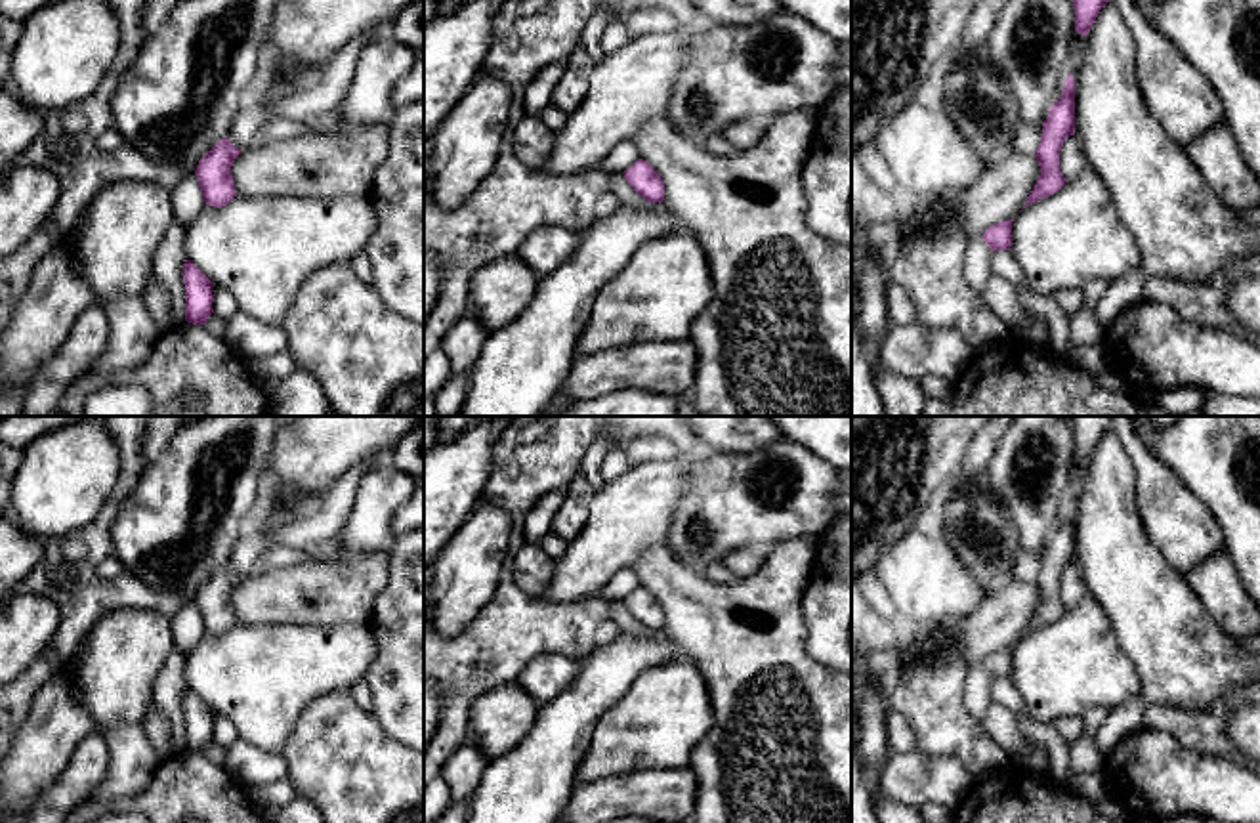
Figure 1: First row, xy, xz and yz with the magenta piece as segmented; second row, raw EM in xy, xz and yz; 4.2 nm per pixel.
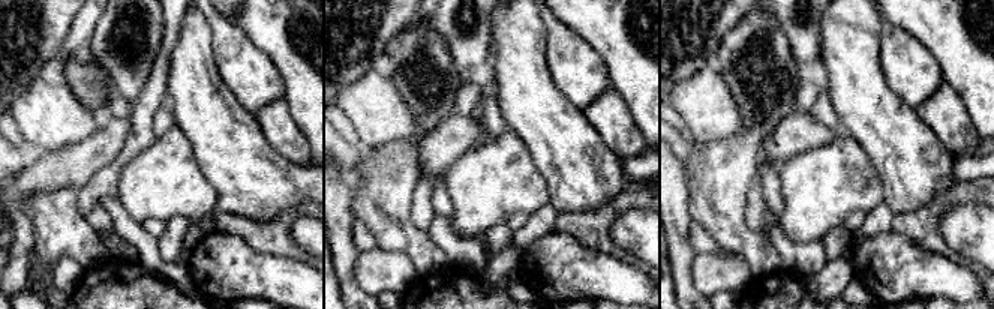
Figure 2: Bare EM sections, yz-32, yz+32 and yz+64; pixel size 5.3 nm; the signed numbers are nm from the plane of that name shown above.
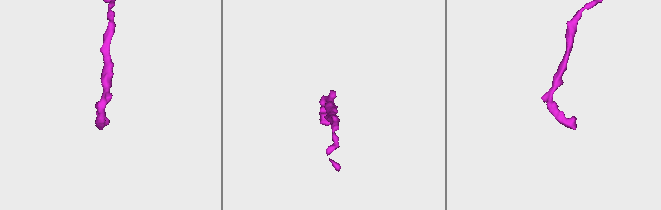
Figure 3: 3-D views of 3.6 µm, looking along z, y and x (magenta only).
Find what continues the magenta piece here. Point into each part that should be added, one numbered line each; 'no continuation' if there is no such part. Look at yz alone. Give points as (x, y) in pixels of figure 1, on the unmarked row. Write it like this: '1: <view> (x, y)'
1: yz (978, 682)

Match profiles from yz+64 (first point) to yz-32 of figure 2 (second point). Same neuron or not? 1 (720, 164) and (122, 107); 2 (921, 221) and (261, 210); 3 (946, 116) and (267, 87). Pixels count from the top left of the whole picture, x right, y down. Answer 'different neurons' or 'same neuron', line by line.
1: different neurons
2: different neurons
3: different neurons

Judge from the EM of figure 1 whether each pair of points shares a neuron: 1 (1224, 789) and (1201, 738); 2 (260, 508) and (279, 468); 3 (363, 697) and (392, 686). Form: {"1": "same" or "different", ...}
{"1": "different", "2": "different", "3": "different"}

